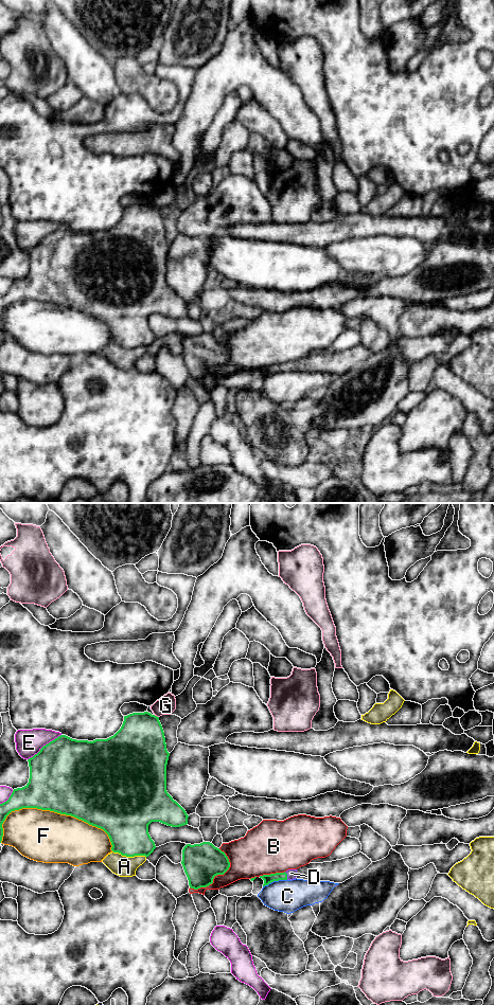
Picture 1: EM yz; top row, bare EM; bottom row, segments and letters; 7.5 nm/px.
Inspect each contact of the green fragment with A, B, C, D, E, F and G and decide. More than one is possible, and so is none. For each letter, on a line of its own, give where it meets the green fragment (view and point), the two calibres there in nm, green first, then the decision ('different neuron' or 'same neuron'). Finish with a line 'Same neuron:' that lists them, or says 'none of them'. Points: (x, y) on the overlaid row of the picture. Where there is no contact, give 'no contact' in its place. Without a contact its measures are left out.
A: yz (129, 856) | 340/160 nm | different neuron
B: yz (216, 875) | 280/260 nm | different neuron
C: yz (275, 880) | 70/240 nm | different neuron
D: yz (286, 876) | 70/80 nm | same neuron
E: yz (43, 746) | 500/200 nm | different neuron
F: yz (62, 813) | 500/400 nm | different neuron
G: yz (156, 716) | 380/140 nm | different neuron
Same neuron: D

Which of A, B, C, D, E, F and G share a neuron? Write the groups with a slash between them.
A / B / C / D / E / F / G

